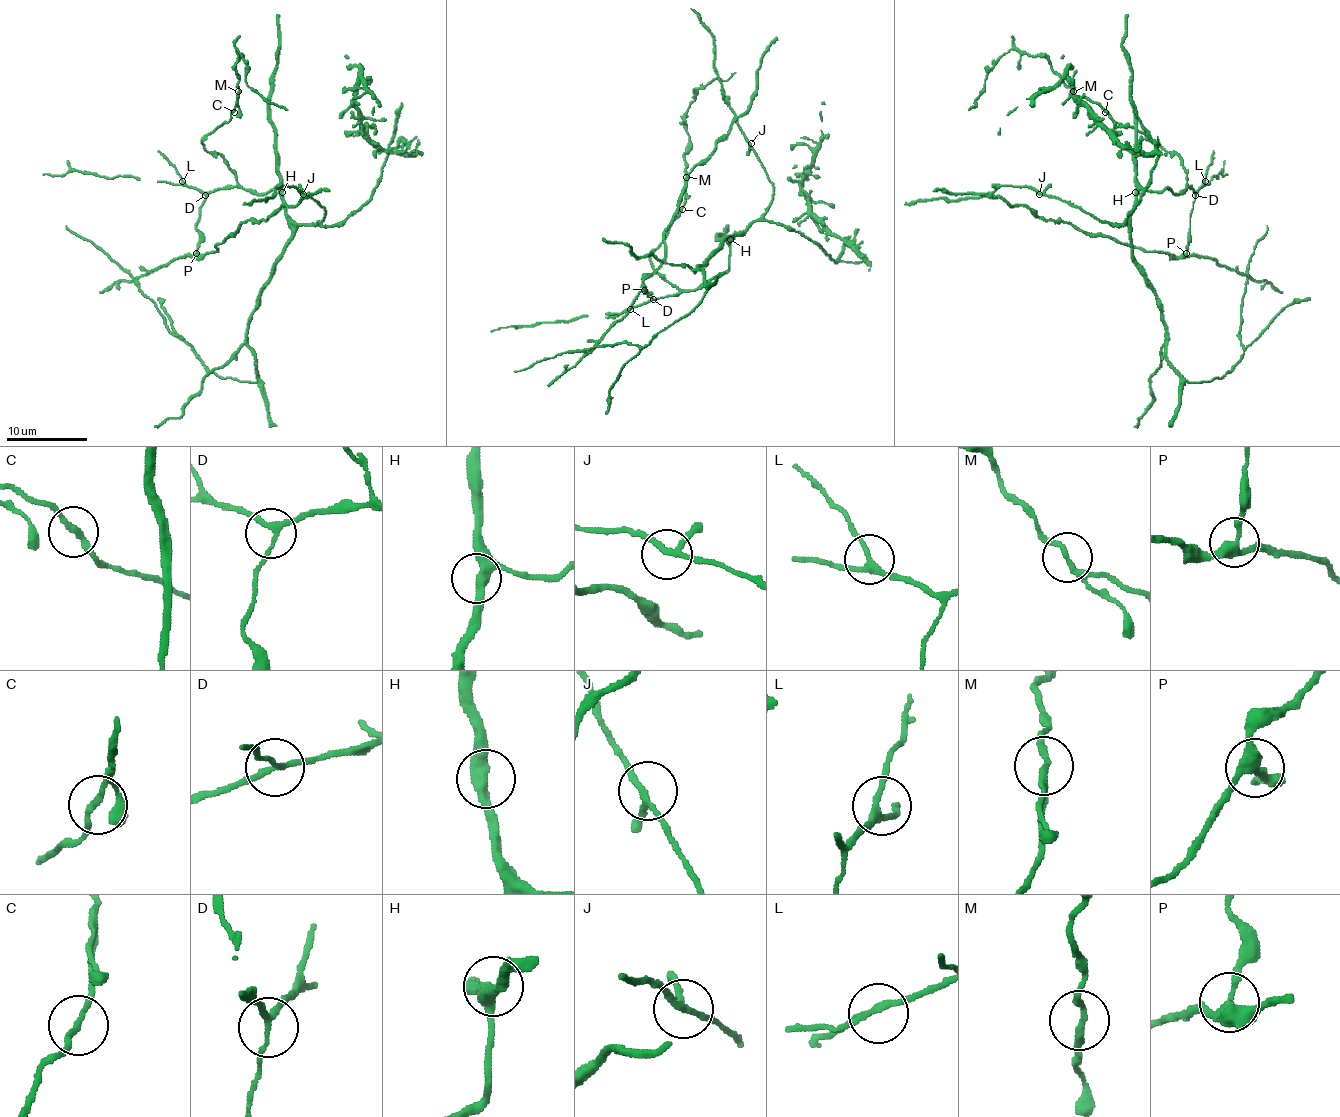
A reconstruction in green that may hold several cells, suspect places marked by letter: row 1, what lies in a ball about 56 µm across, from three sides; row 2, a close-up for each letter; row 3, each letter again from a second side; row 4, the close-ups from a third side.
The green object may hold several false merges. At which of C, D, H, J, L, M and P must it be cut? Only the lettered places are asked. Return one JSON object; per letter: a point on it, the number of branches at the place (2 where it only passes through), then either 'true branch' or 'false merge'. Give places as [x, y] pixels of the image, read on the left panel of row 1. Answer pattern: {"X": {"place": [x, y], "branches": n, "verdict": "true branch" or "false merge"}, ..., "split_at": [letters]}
{"C": {"place": [234, 112], "branches": 2, "verdict": "true branch"}, "D": {"place": [205, 195], "branches": 3, "verdict": "true branch"}, "H": {"place": [282, 192], "branches": 3, "verdict": "true branch"}, "J": {"place": [303, 194], "branches": 3, "verdict": "true branch"}, "L": {"place": [182, 181], "branches": 3, "verdict": "true branch"}, "M": {"place": [238, 91], "branches": 3, "verdict": "true branch"}, "P": {"place": [196, 253], "branches": 3, "verdict": "false merge"}, "split_at": ["P"]}

